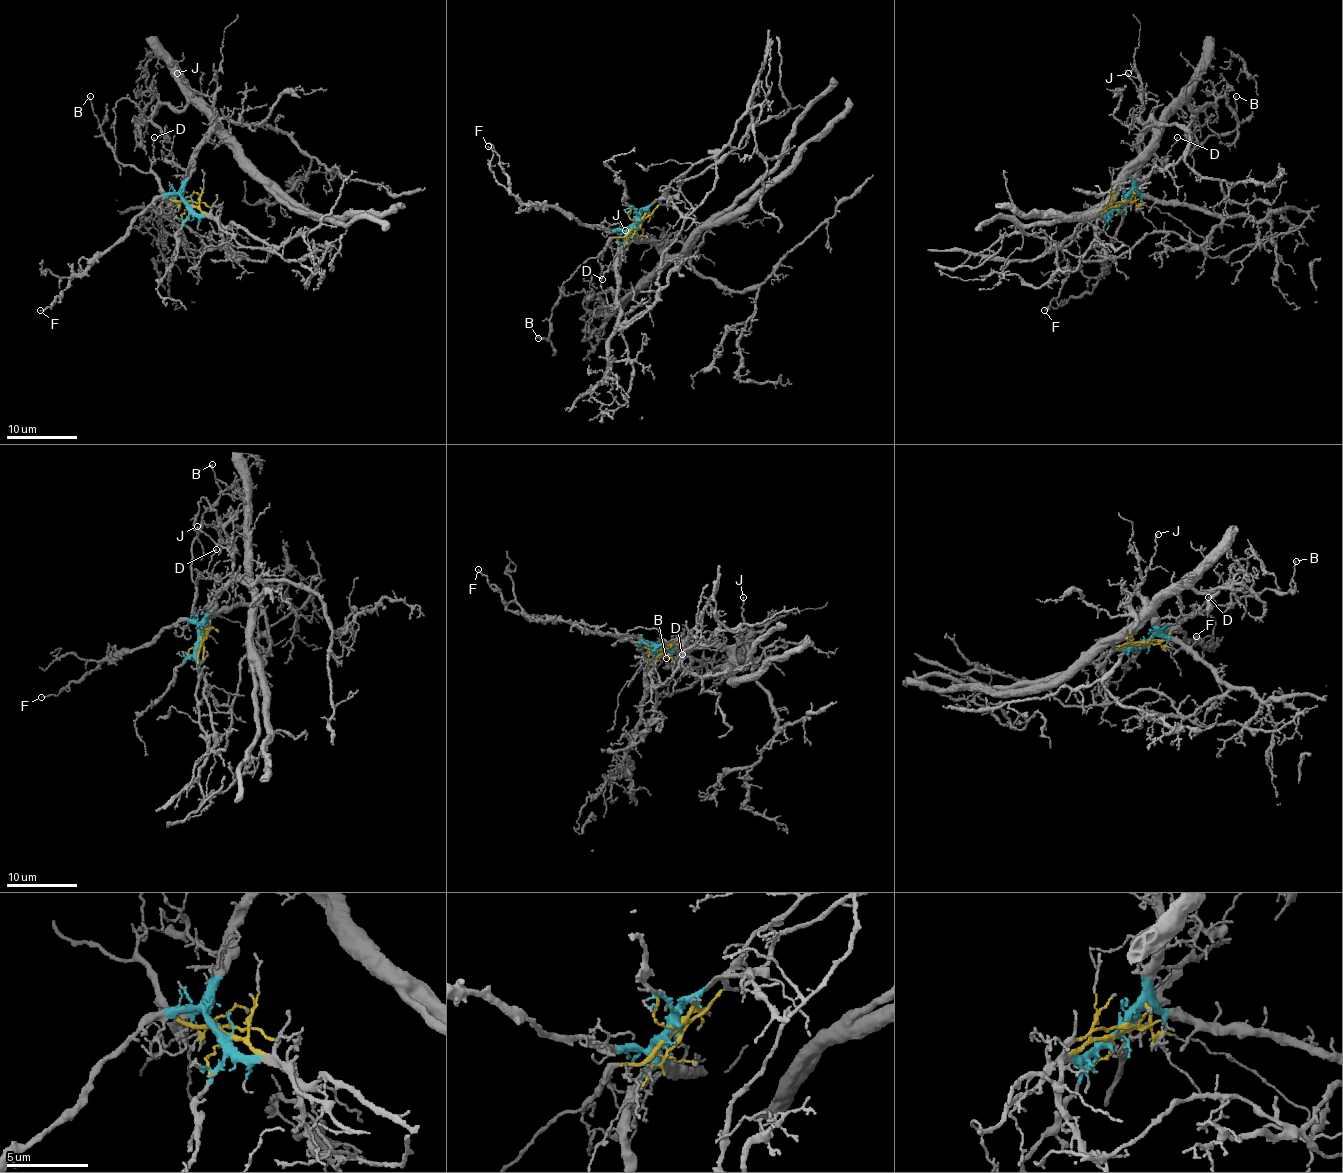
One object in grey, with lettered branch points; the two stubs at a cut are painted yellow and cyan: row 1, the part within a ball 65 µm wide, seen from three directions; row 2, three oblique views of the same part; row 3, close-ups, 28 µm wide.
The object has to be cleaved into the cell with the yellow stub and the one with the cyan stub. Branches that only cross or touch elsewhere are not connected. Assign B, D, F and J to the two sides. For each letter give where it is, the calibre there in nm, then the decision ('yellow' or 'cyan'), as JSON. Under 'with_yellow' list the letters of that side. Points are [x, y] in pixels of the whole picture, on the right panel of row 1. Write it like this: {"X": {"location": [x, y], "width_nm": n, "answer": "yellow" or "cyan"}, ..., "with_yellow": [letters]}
{"B": {"location": [1236, 96], "width_nm": 120, "answer": "yellow"}, "D": {"location": [1177, 137], "width_nm": 120, "answer": "yellow"}, "F": {"location": [1044, 310], "width_nm": 120, "answer": "cyan"}, "J": {"location": [1128, 73], "width_nm": 120, "answer": "cyan"}, "with_yellow": ["B", "D"]}

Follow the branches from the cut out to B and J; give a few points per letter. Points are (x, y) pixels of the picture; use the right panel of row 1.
B: (1121, 203), (1133, 202), (1135, 193), (1151, 173), (1197, 148), (1210, 136), (1229, 134), (1238, 124), (1236, 95)
J: (1121, 203), (1130, 191), (1137, 170), (1142, 124), (1140, 108), (1144, 99), (1128, 74)

